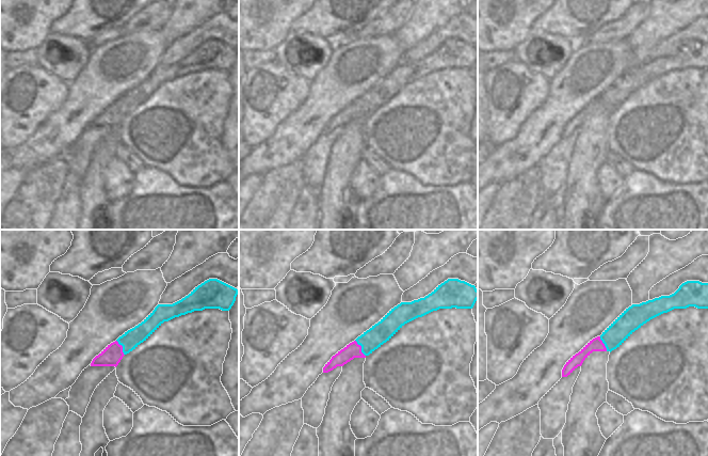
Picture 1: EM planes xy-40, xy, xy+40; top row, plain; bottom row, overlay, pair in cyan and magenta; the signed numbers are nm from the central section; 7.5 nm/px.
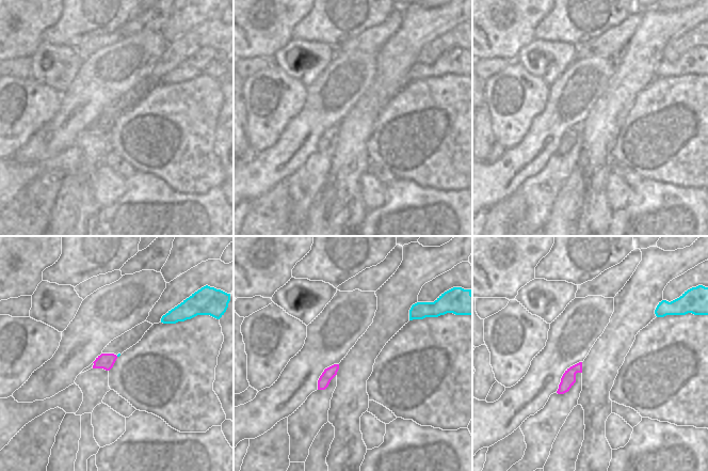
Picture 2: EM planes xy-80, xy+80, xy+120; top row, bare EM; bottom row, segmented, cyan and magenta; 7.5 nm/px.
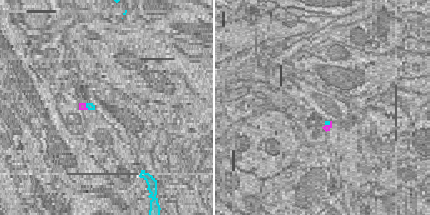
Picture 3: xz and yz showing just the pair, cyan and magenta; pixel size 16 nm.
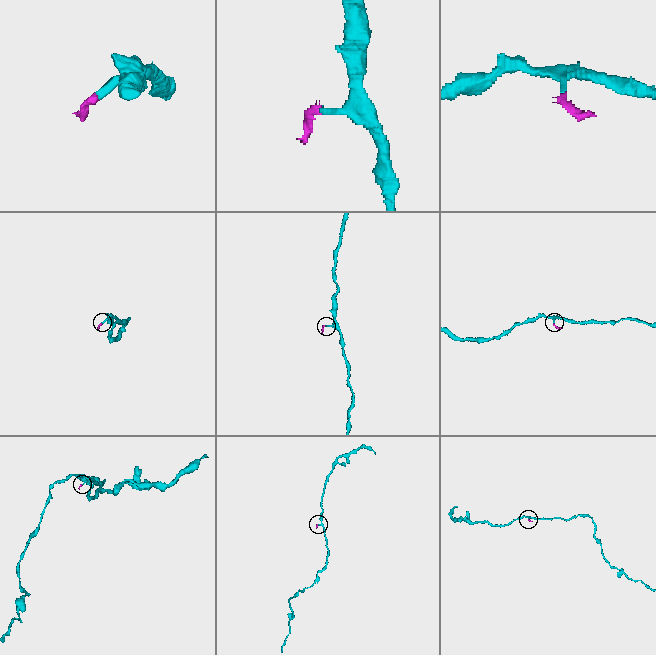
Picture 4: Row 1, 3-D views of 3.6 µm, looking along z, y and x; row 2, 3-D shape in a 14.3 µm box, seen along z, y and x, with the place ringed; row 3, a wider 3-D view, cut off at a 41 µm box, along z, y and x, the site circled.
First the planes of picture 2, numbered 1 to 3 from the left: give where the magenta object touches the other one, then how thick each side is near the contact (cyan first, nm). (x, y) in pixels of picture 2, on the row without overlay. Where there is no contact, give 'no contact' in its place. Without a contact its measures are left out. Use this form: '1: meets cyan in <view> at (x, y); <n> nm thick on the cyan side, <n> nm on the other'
1: no contact
2: no contact
3: no contact

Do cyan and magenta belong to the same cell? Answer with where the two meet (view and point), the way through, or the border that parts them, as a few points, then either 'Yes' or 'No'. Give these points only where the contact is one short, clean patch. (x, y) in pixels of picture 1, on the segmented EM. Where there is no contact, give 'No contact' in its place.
Touches cyan at xy (361, 348). Boundary: xy (355, 340), (365, 356). No

